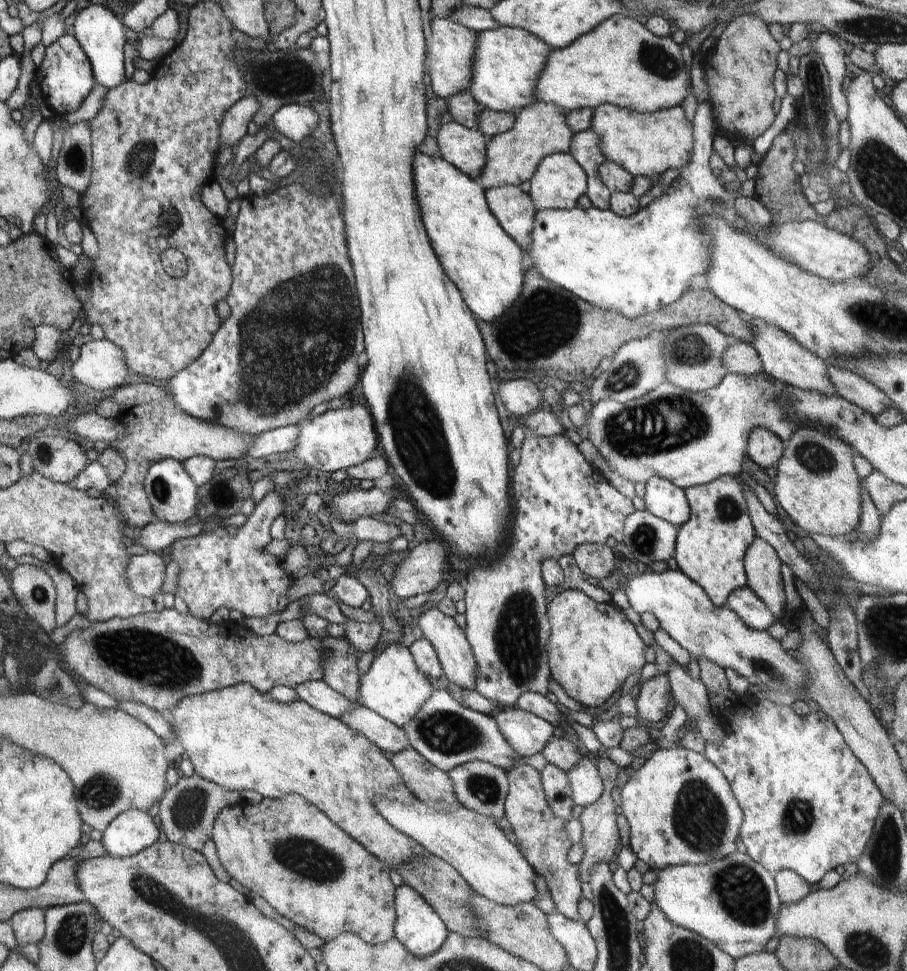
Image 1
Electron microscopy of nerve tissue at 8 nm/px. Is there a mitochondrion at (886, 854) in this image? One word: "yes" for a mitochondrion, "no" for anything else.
yes

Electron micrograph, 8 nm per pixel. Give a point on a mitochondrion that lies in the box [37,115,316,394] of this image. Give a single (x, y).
(139, 159)

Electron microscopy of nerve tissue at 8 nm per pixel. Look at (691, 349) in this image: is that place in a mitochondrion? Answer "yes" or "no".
yes

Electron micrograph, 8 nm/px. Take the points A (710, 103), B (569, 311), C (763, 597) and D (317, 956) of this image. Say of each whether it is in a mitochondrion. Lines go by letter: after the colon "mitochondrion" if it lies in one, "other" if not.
A: other
B: mitochondrion
C: other
D: other

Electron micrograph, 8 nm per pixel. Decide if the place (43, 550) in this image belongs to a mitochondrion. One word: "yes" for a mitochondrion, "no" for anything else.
no

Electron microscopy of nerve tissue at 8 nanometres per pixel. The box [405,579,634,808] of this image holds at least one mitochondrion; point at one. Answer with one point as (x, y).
(517, 645)

